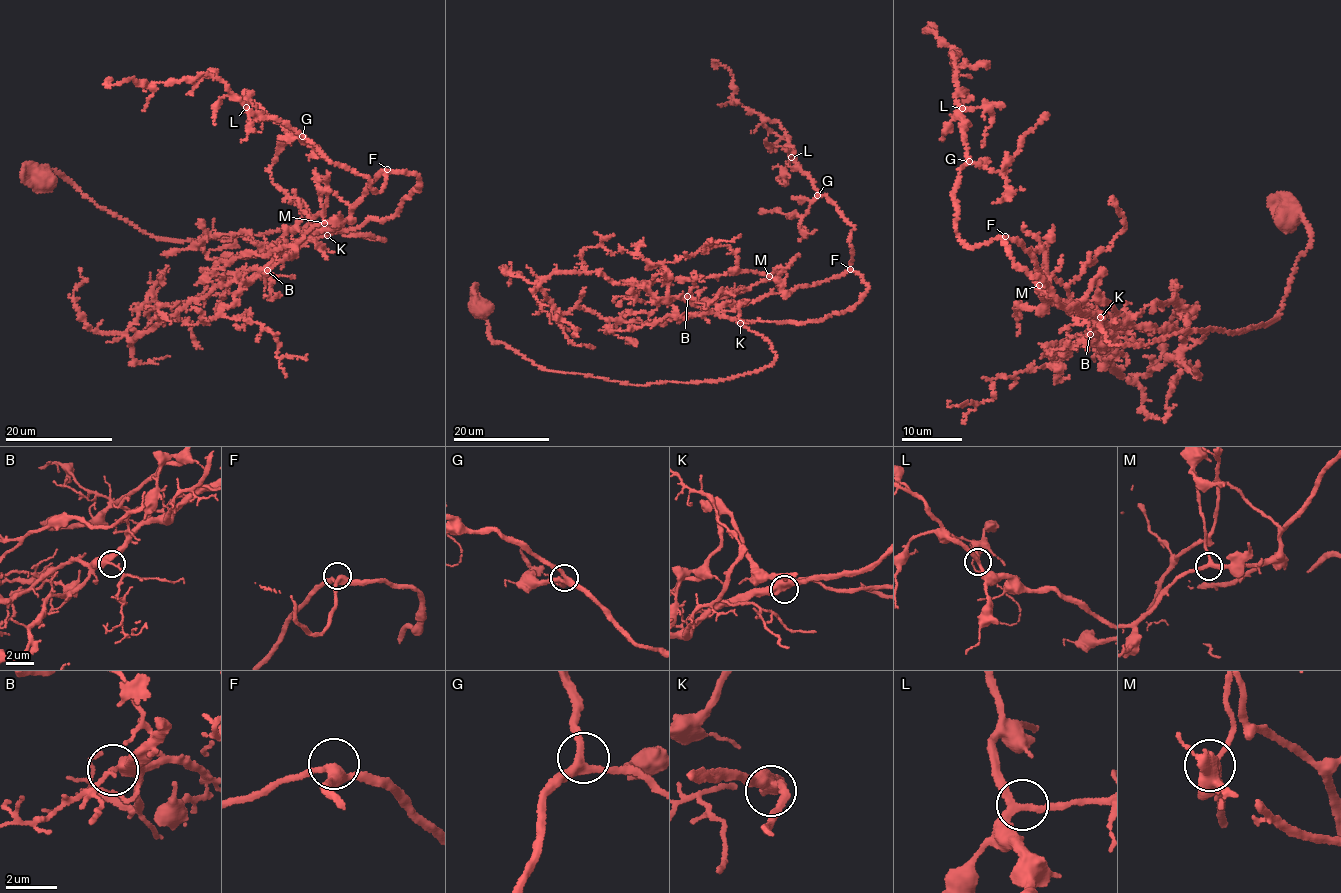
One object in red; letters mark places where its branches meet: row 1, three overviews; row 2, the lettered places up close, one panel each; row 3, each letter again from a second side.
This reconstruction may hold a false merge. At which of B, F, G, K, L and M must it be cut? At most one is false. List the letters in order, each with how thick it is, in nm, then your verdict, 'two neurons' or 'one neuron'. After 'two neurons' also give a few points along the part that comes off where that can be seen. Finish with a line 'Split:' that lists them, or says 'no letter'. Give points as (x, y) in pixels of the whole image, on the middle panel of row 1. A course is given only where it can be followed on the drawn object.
B: 200 nm | one neuron
F: 340 nm | one neuron
G: 280 nm | one neuron
K: 500 nm | one neuron
L: 260 nm | one neuron
M: 240 nm | one neuron
Split: no letter

